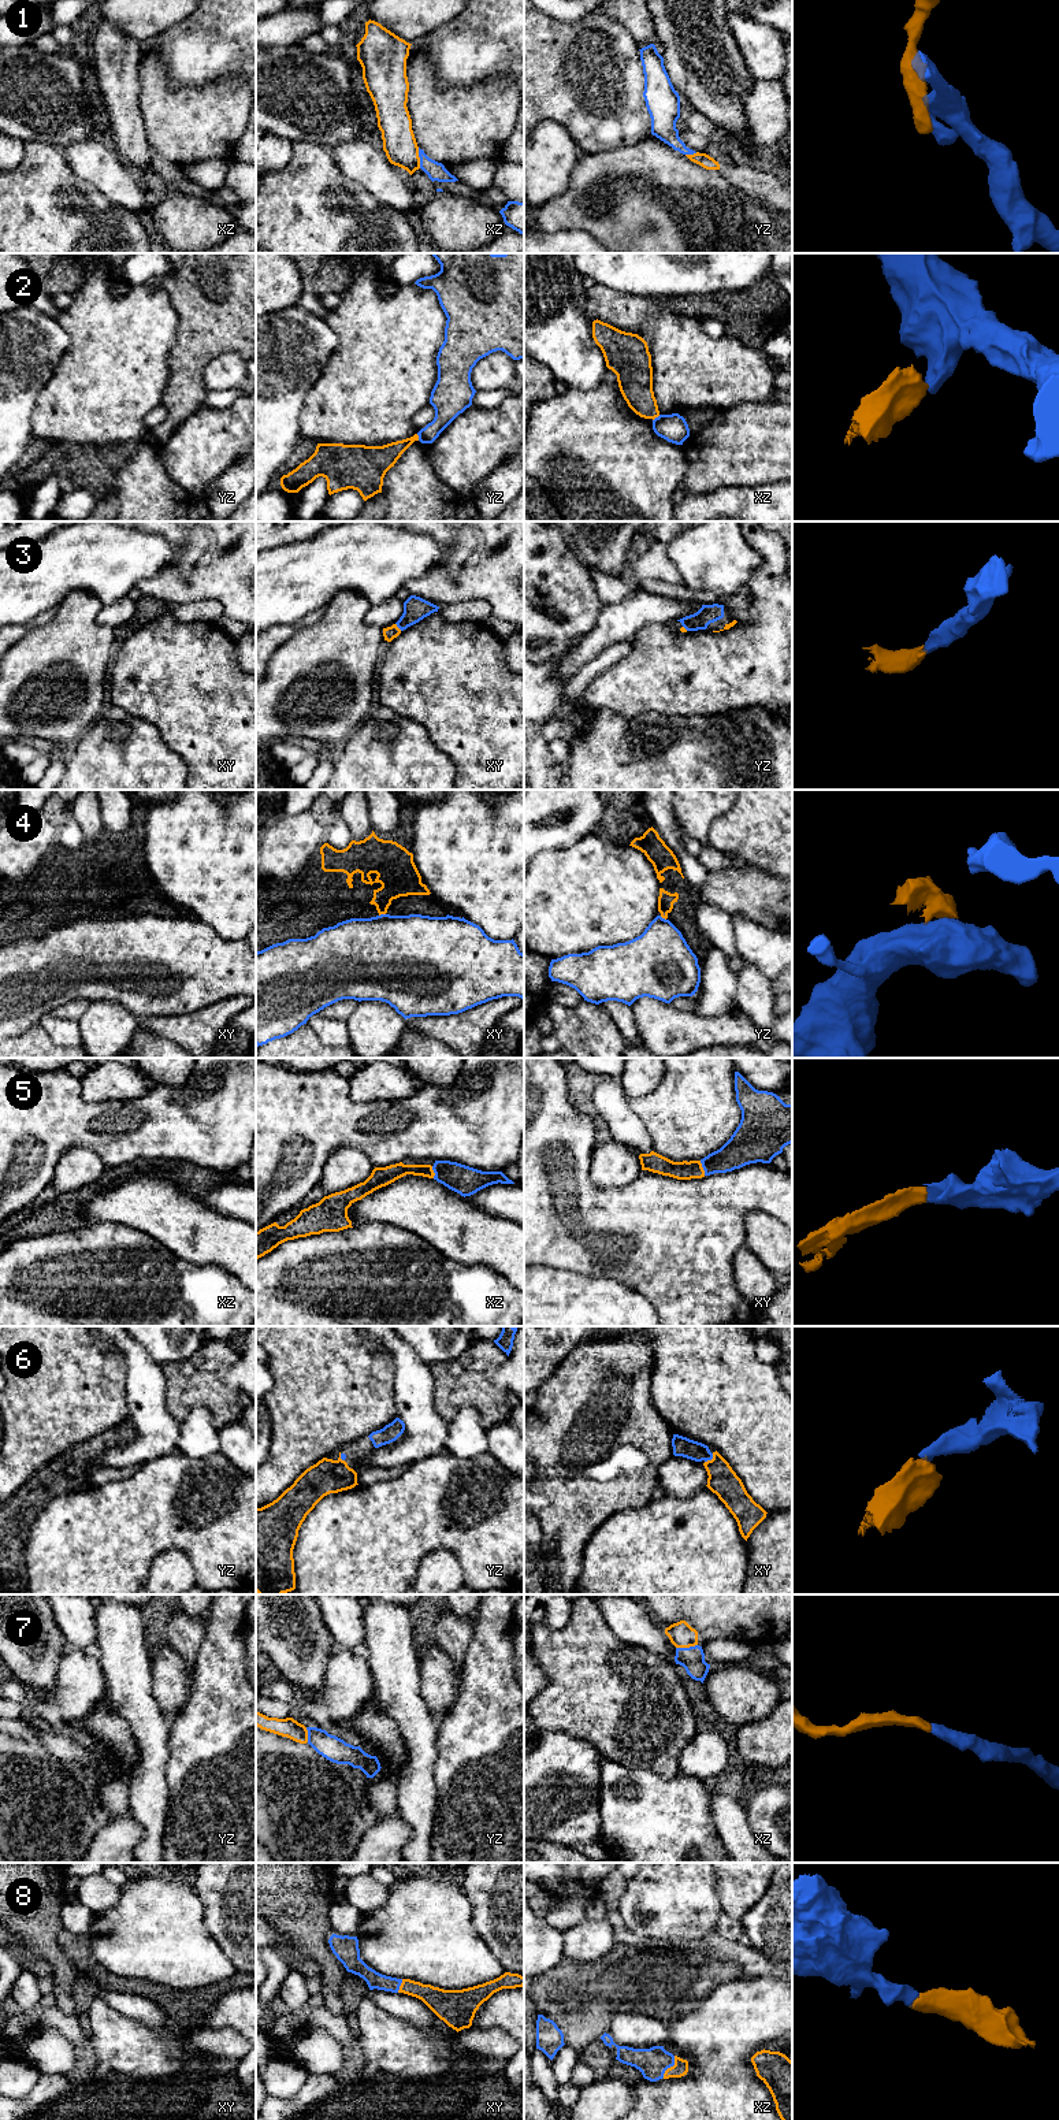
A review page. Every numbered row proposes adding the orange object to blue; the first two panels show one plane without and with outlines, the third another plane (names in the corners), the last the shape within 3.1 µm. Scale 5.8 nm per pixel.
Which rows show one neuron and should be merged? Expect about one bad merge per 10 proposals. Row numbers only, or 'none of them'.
3, 5, 6, 7, 8

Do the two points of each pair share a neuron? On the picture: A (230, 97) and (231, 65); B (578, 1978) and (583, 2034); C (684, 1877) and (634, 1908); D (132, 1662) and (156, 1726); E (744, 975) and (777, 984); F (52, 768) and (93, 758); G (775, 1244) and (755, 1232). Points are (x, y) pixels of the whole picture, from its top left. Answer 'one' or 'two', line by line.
A: two
B: one
C: one
D: one
E: two
F: two
G: one

